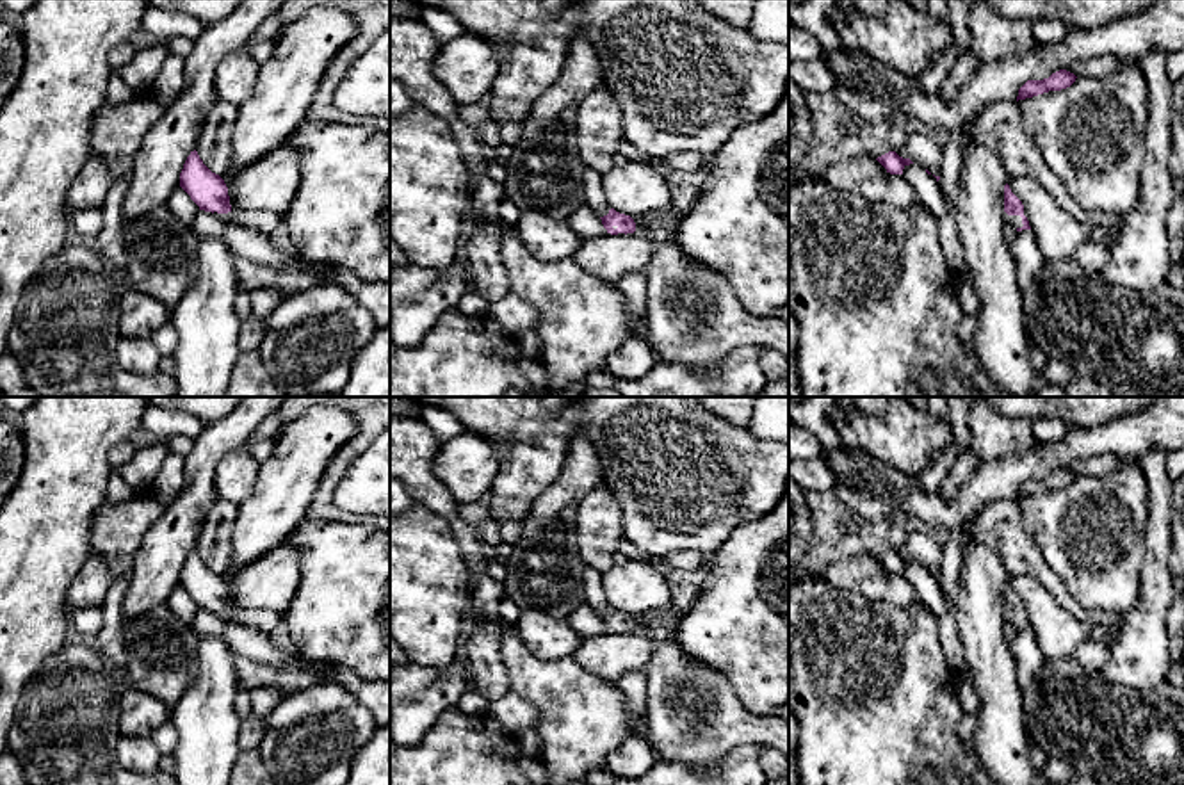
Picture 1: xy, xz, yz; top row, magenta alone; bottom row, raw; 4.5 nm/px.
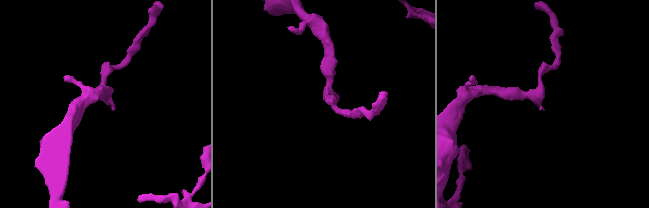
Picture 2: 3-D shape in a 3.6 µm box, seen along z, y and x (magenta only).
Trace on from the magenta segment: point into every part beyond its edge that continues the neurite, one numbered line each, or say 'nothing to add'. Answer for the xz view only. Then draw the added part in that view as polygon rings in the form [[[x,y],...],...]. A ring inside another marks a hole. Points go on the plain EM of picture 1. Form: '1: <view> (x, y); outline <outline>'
1: xz (695, 718); outline [[[671,603],[630,616],[653,641],[646,664],[646,721],[657,760],[710,769],[742,744],[789,755],[787,719],[751,714],[723,673],[680,650]]]

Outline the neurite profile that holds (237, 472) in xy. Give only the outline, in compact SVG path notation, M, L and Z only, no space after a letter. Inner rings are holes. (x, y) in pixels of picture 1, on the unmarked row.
M247 449L226 454L215 470L217 497L239 506L251 495L258 472L260 463Z

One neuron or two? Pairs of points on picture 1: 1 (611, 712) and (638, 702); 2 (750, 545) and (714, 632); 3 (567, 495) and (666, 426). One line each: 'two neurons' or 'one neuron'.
1: two neurons
2: one neuron
3: two neurons

